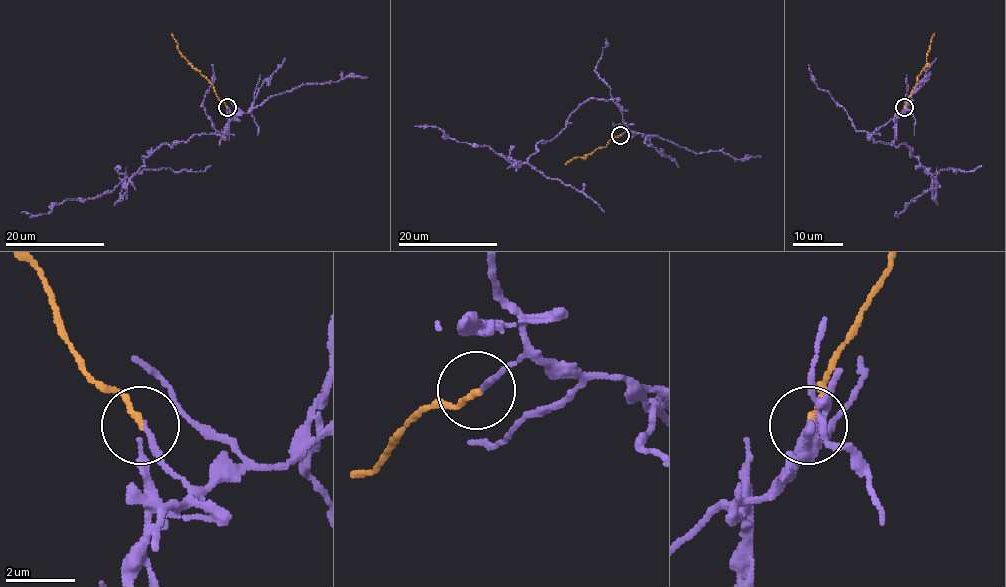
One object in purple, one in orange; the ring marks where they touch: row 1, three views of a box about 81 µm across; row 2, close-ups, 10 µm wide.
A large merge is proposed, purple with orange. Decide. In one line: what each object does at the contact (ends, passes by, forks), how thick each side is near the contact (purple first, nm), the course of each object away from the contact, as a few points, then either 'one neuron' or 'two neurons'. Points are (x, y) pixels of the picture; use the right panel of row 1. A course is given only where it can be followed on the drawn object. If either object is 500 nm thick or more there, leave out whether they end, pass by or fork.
purple ends there; orange ends there; 160 nm thick on the purple side, 170 nm on the other; purple runs (904, 107), (868, 134), (875, 141), (904, 144), (934, 179), (895, 212); orange runs (904, 107), (925, 67), (934, 33); two neurons

